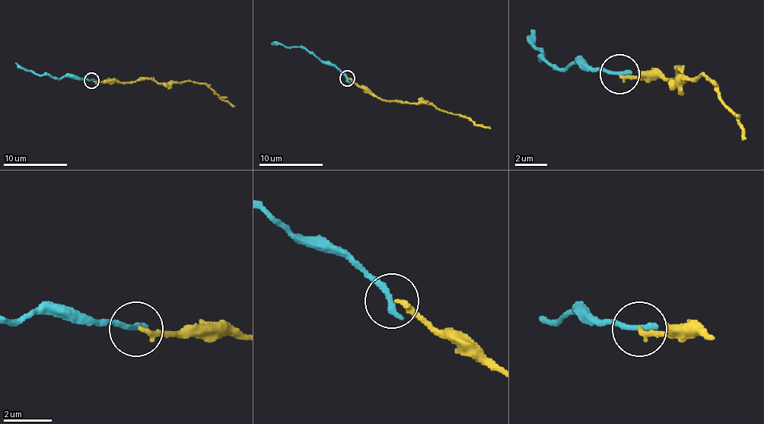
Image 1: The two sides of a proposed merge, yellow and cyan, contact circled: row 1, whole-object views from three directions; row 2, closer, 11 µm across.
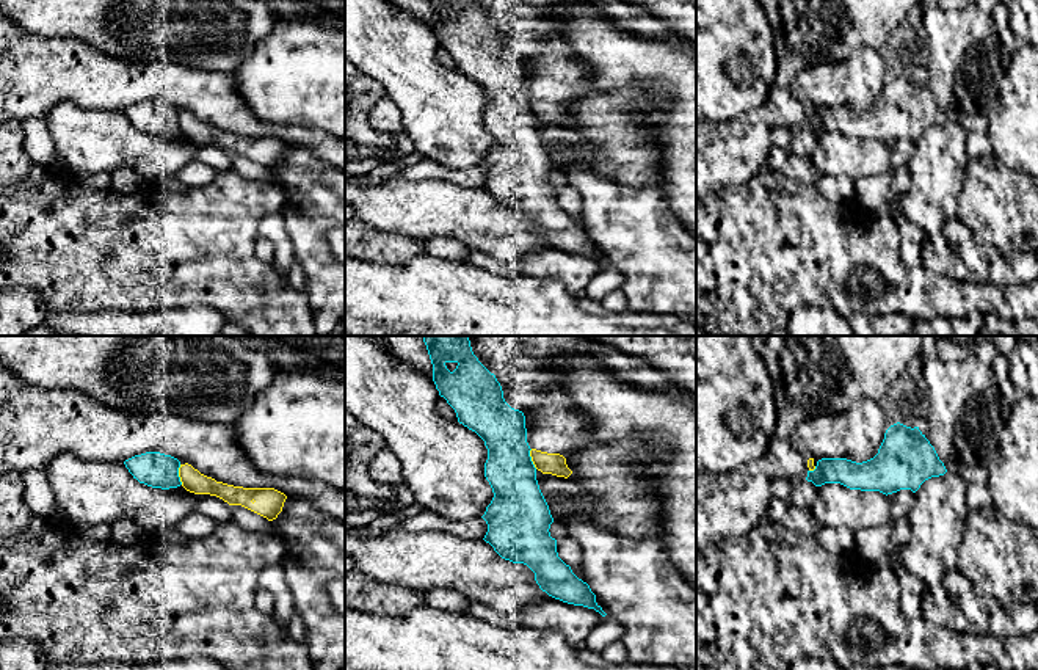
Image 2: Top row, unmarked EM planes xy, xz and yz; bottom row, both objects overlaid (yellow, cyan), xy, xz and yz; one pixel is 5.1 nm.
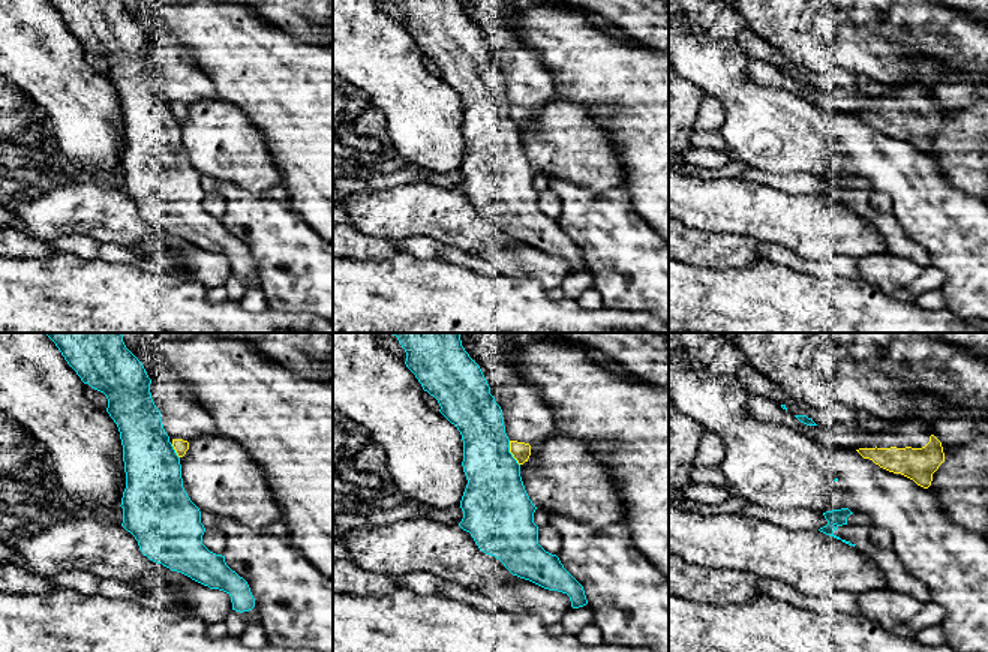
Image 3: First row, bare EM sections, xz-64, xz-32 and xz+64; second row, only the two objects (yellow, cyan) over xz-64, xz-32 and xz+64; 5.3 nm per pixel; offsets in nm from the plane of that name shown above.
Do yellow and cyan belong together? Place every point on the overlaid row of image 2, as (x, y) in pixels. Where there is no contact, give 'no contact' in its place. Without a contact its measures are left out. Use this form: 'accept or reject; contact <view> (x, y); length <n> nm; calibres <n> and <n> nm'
reject; contact xy (179, 474); length 110 nm; calibres 110 and 180 nm

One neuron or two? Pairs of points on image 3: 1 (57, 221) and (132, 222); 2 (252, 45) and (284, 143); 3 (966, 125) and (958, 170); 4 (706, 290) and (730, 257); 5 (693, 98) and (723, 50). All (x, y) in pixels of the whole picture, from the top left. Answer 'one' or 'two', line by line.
1: one
2: one
3: one
4: two
5: two

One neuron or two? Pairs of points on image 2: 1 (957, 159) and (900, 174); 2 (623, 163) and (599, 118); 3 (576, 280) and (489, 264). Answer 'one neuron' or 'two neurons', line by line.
1: two neurons
2: one neuron
3: one neuron

